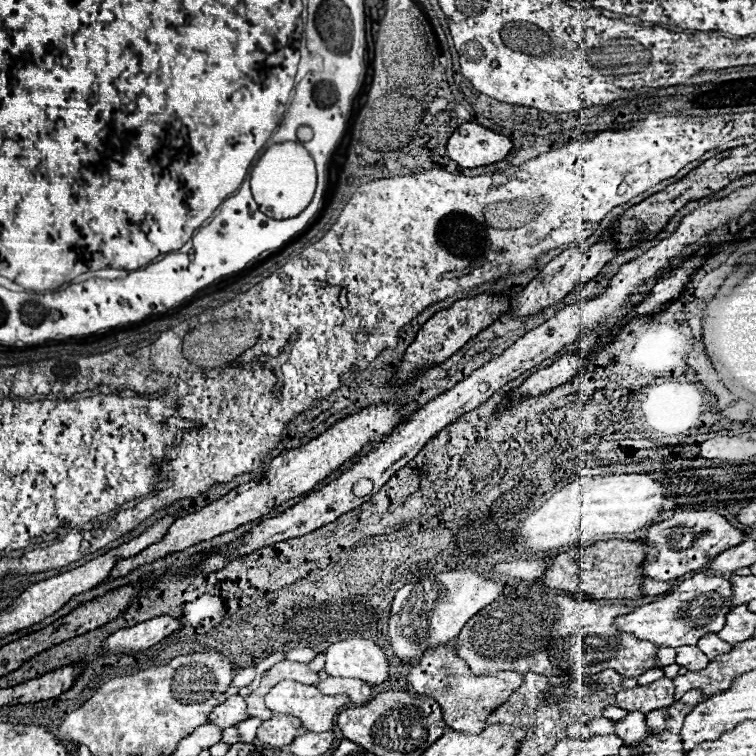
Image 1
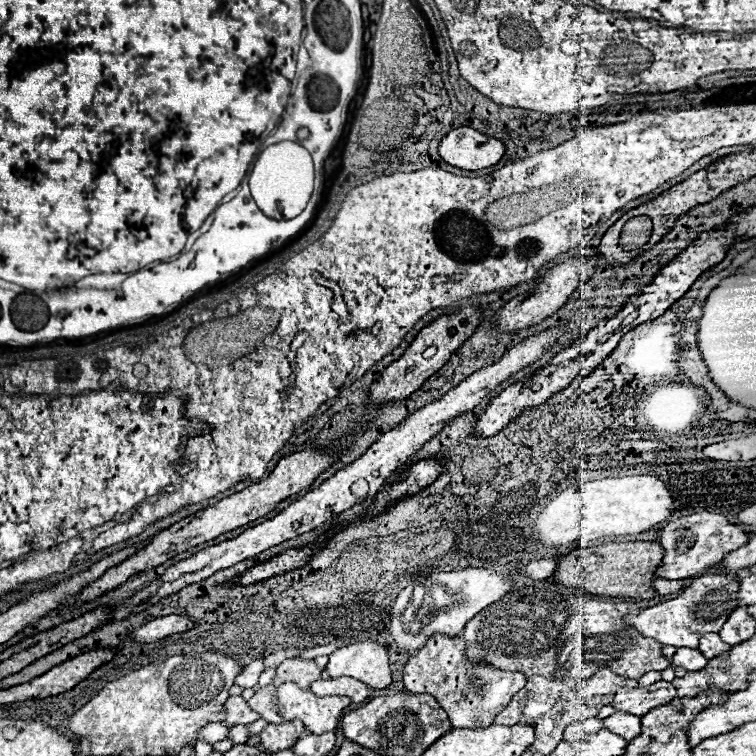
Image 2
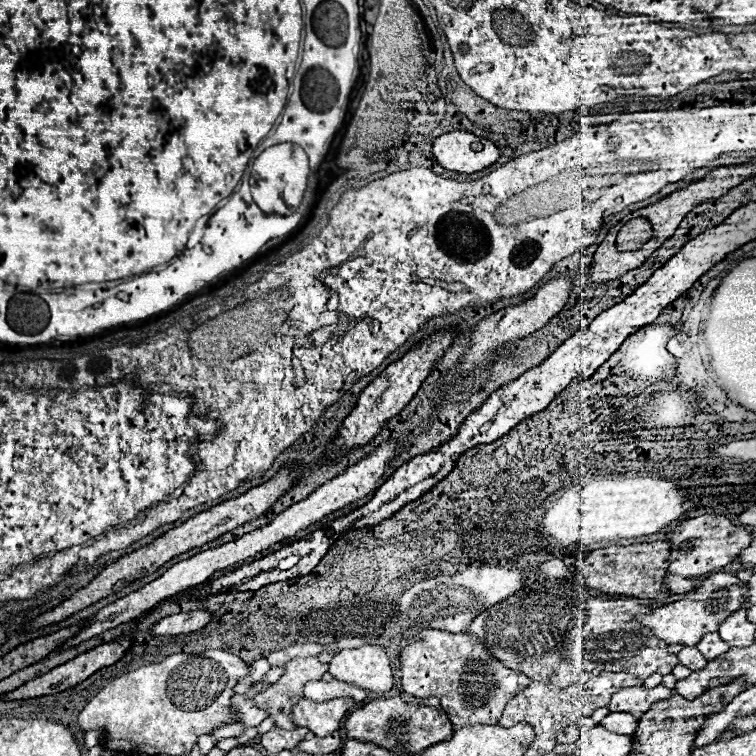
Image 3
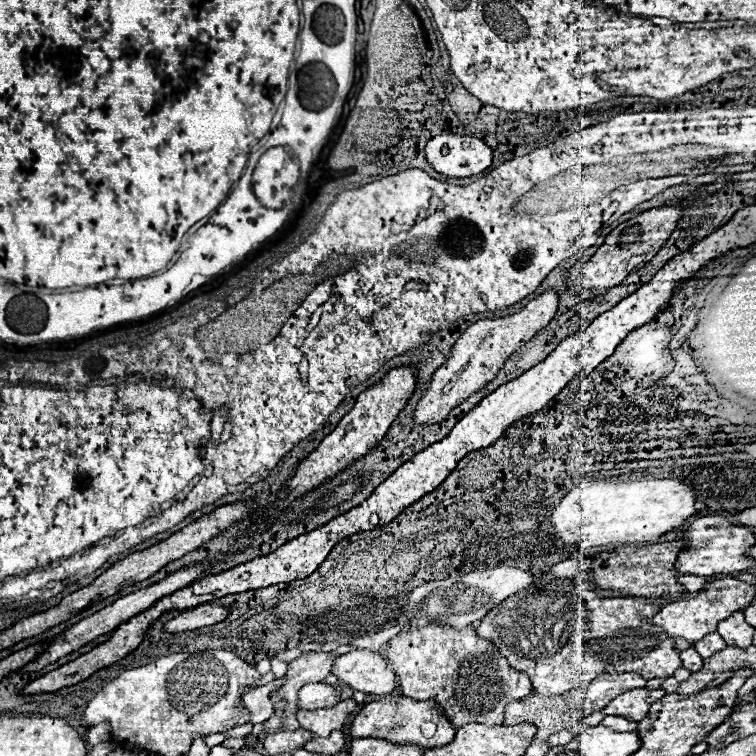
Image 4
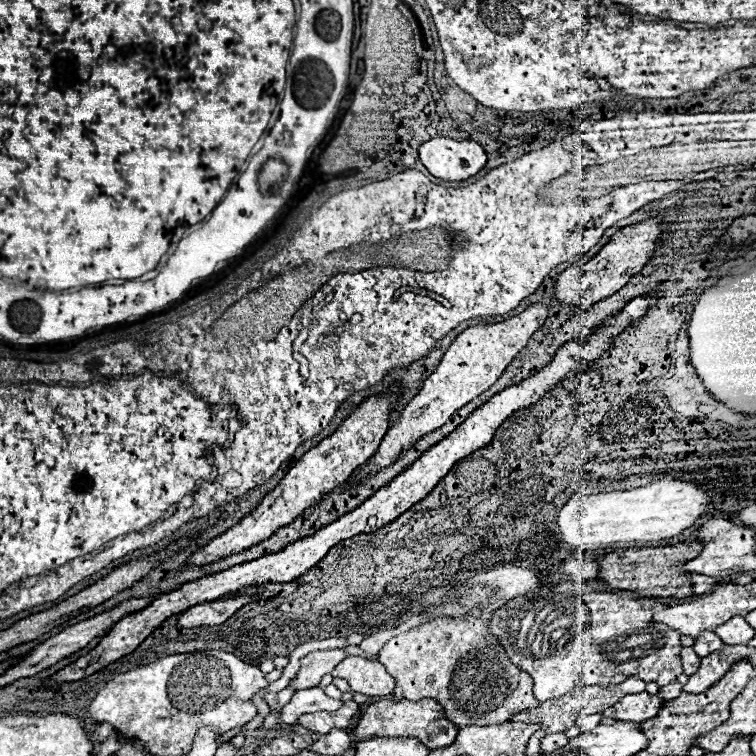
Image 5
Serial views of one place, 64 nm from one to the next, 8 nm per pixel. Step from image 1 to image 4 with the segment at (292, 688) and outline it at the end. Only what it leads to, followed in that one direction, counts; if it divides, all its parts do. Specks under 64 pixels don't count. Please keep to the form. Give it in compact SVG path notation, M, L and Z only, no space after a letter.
M348 698L340 700L332 708L320 708L320 710L298 710L298 722L302 728L314 732L316 736L328 736L332 730L342 730L348 716L354 712L358 704Z

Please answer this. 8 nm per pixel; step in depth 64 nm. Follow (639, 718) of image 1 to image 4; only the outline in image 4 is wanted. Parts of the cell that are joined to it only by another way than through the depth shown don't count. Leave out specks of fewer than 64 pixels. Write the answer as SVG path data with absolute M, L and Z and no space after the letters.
M606 716L601 724L612 728L612 730L636 730L638 728L638 722L626 720L622 716Z

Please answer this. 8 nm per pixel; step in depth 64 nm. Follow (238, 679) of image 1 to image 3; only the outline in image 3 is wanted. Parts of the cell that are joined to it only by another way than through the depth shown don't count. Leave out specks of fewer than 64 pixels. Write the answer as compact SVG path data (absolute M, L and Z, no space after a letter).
M256 660L252 666L250 666L250 674L248 676L244 676L244 678L240 678L238 680L238 684L246 684L246 686L252 686L254 682L258 682L266 672L270 670L270 664L268 664L268 660Z

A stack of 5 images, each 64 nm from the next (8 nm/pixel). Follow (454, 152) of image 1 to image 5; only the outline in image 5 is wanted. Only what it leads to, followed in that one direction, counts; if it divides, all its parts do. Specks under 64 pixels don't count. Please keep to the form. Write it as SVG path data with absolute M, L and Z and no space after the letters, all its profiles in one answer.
M432 138L420 146L420 160L432 176L460 182L478 174L486 166L486 150L474 140Z

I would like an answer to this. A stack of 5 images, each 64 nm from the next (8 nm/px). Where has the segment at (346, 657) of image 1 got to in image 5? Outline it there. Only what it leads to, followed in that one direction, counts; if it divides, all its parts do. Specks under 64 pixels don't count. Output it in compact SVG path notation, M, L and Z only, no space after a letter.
M348 656L334 670L334 678L344 678L354 692L366 696L388 696L394 692L394 678L376 658Z

